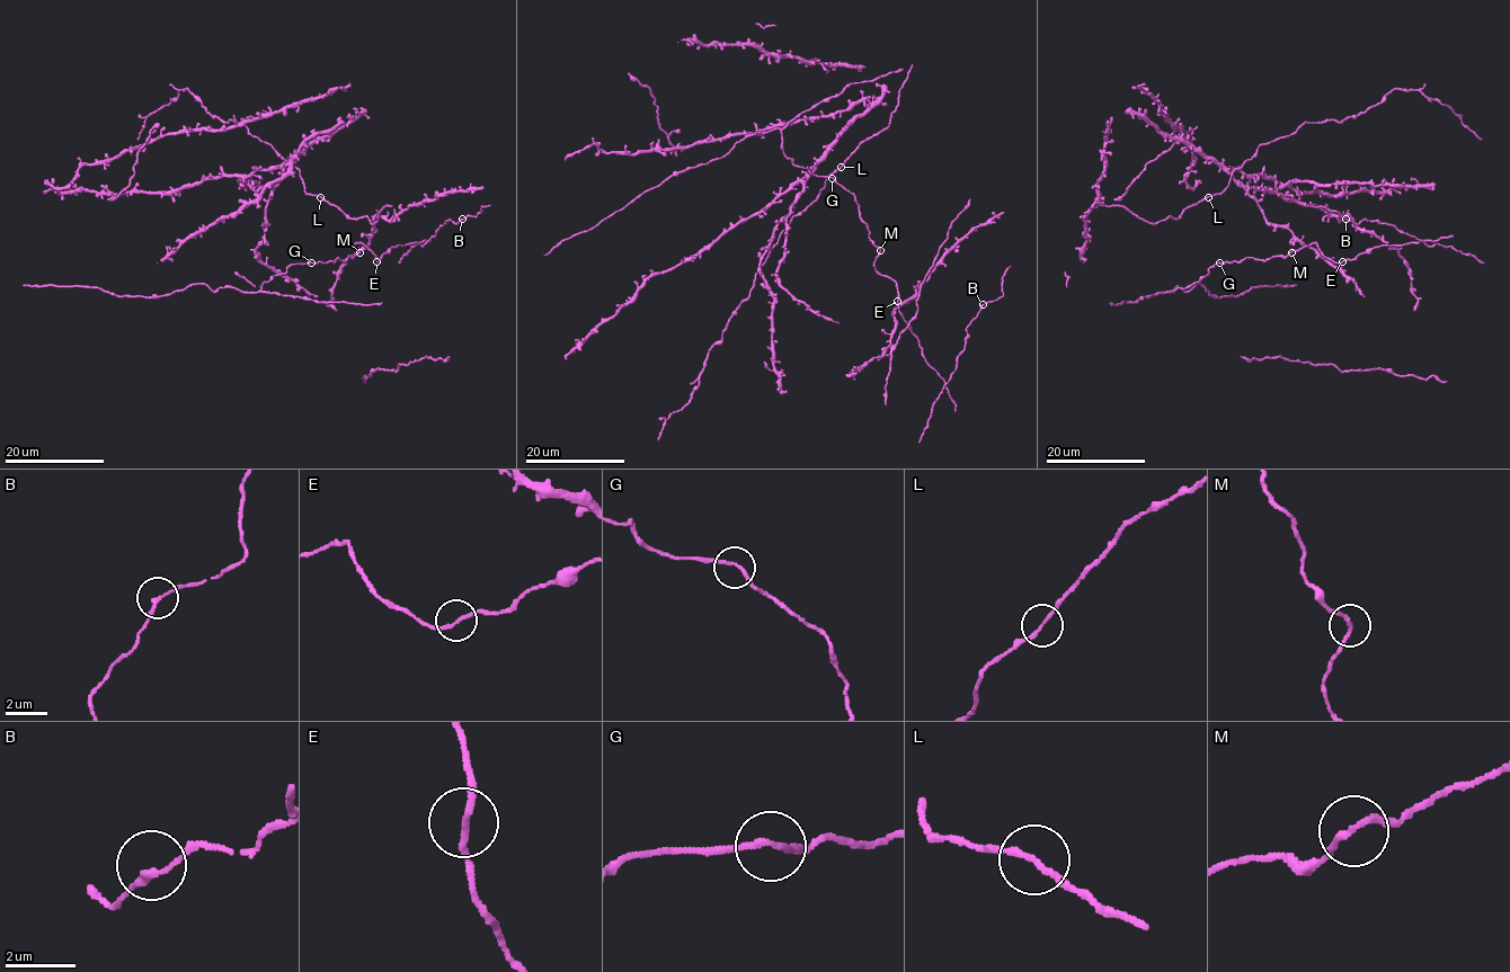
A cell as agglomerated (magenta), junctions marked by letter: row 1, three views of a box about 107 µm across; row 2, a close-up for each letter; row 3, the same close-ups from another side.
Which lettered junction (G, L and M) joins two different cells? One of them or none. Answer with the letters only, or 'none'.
none

